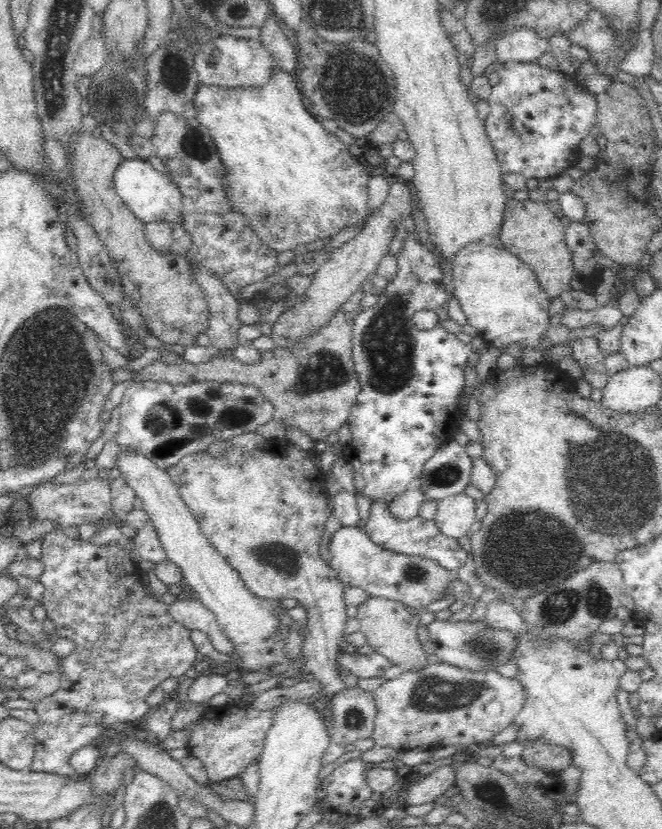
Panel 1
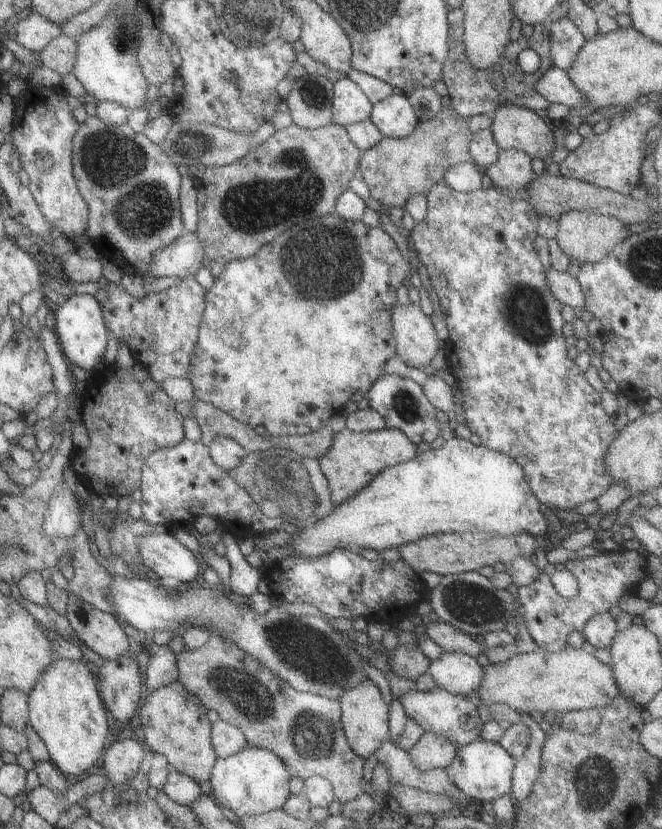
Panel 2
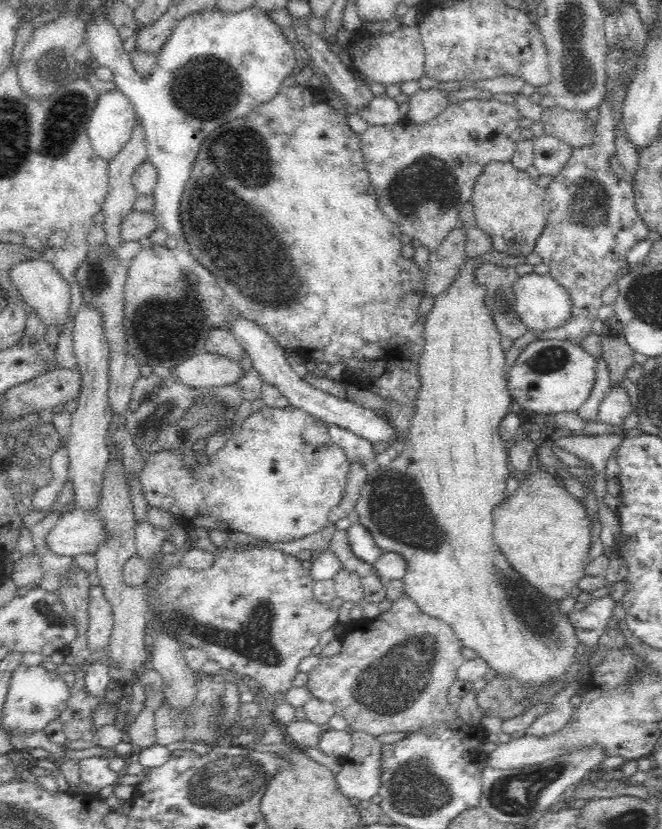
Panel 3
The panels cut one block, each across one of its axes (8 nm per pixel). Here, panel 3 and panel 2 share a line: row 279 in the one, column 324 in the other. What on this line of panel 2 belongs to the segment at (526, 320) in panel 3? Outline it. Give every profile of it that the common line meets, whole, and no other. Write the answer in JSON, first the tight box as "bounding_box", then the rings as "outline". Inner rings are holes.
{"bounding_box":[288,437,550,559],"outline":[[[453,437],[436,450],[431,448],[410,461],[384,469],[356,497],[336,505],[326,519],[316,525],[300,527],[299,533],[291,536],[294,542],[288,545],[296,548],[293,555],[316,559],[337,547],[356,550],[360,546],[375,551],[392,549],[431,533],[485,533],[500,537],[525,533],[535,538],[550,528],[549,521],[540,511],[540,505],[530,489],[524,470],[509,455]]]}

